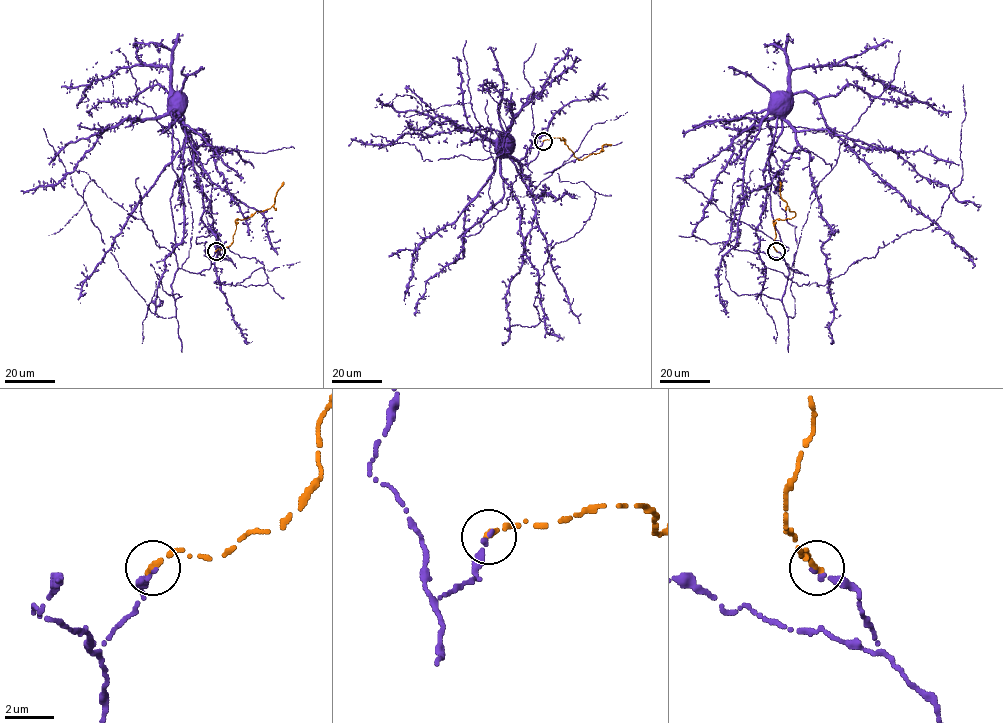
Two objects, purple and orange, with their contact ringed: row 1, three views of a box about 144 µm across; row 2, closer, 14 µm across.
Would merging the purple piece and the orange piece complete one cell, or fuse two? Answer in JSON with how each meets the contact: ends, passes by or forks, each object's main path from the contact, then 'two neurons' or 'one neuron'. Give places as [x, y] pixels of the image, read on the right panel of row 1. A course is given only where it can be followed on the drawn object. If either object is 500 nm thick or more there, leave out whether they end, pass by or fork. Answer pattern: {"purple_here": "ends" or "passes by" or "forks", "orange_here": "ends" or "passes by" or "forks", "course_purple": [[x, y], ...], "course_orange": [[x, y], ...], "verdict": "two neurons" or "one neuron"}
{"purple_here": "ends", "orange_here": "ends", "course_purple": [[776, 251], [801, 272], [788, 267], [772, 213], [768, 159], [782, 130], [771, 103]], "course_orange": [[776, 250], [773, 247], [776, 235], [772, 221], [795, 216], [780, 196], [780, 182]], "verdict": "one neuron"}

